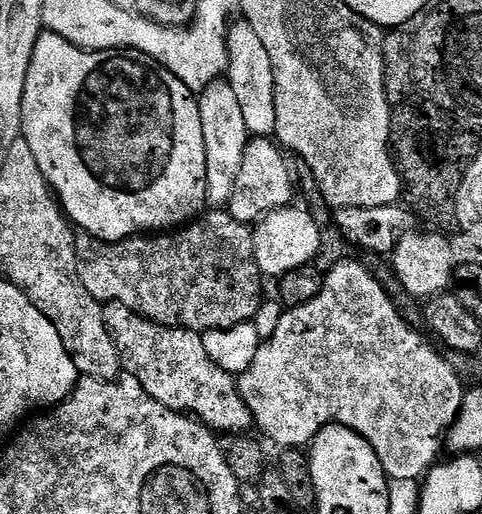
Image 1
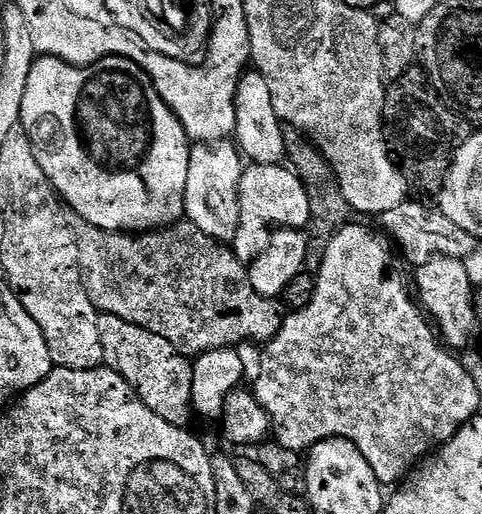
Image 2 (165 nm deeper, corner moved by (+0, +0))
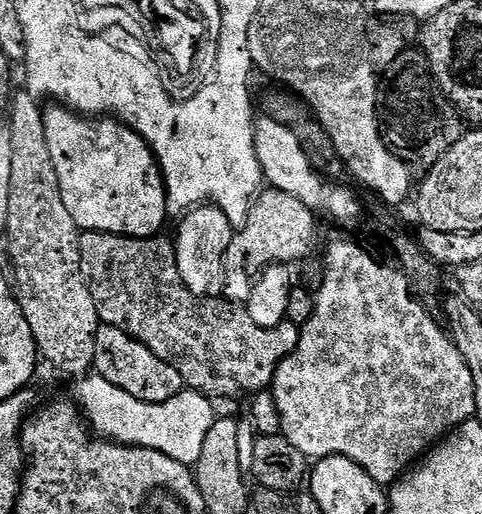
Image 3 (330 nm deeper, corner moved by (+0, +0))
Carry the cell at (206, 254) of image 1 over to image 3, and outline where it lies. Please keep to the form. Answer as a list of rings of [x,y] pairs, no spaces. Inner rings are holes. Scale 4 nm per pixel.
[[[80,232],[80,273],[84,276],[94,298],[101,324],[109,324],[142,342],[178,370],[185,385],[193,392],[203,392],[209,398],[216,396],[244,396],[263,392],[271,385],[278,366],[298,346],[301,325],[283,323],[263,328],[250,318],[247,307],[230,304],[223,298],[205,298],[190,294],[178,274],[176,249],[171,239],[163,240],[157,234],[142,238],[119,236],[109,232]]]

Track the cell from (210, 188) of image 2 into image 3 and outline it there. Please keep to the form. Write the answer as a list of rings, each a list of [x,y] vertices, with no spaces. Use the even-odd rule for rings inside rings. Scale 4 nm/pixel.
[[[201,206],[191,209],[181,220],[184,221],[181,222],[180,229],[177,230],[176,236],[174,235],[174,247],[176,249],[178,274],[182,274],[182,282],[186,286],[186,290],[190,290],[190,294],[205,298],[223,297],[224,255],[234,235],[234,229],[230,218],[226,218],[226,214],[221,208],[215,206]]]

